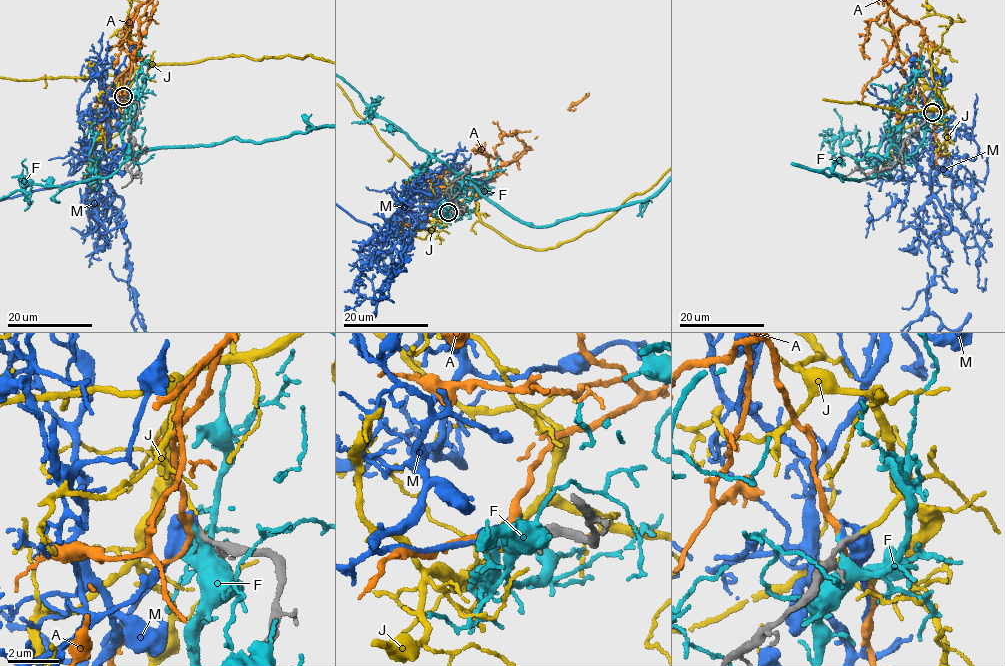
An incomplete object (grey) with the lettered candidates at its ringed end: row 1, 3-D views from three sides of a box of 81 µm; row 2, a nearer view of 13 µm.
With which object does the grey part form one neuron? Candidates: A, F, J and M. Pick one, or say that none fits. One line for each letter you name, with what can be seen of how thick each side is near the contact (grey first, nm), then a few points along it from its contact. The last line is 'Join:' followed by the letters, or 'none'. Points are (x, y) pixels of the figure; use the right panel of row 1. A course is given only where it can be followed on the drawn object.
J: 240 nm thick on the grey side, 180 nm on the other
Join: J

